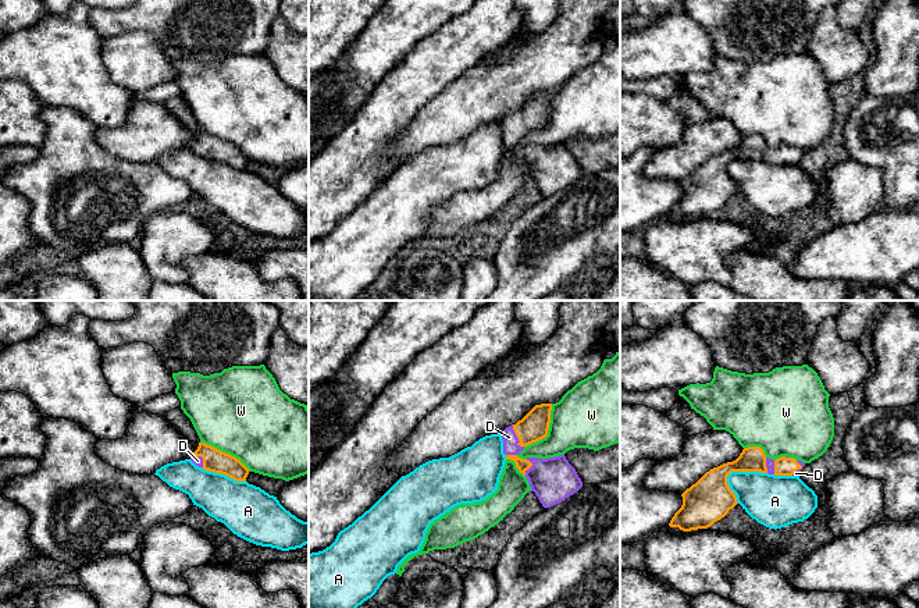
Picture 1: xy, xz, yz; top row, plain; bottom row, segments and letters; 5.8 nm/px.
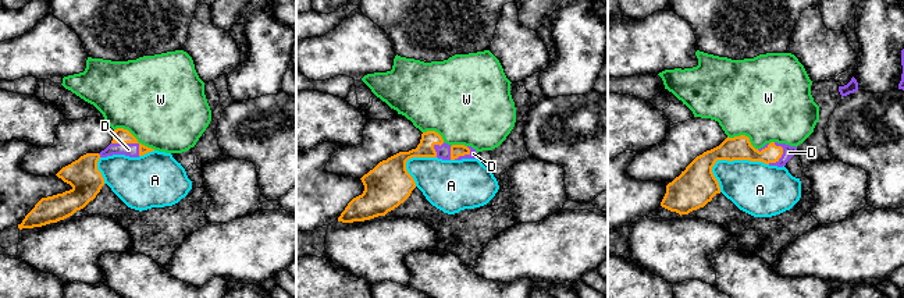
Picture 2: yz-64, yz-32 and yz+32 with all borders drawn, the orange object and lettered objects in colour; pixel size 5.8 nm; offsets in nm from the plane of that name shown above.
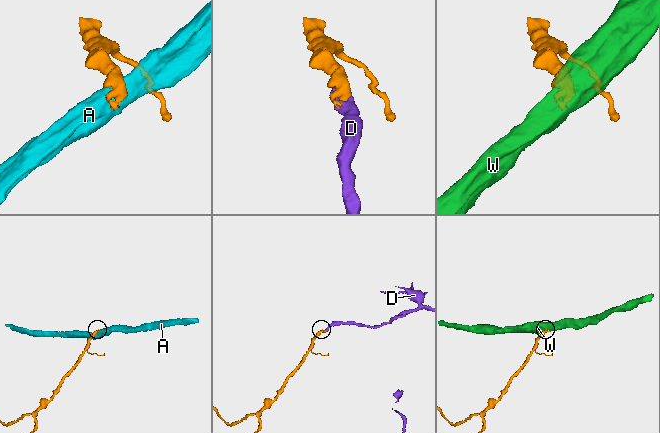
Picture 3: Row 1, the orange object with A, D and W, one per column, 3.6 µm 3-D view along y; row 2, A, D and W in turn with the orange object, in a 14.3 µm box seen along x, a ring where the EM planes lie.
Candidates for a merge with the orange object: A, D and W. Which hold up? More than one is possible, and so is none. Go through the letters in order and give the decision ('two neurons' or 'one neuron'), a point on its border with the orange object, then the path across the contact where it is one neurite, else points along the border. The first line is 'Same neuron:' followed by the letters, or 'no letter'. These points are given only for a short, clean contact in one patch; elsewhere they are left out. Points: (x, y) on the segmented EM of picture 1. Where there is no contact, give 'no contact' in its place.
Same neuron: D
A: two neurons | yz (734, 470)
D: one neuron | xz (517, 437)
W: two neurons | xz (548, 429) | along xz (552, 404), (548, 433), (524, 447)

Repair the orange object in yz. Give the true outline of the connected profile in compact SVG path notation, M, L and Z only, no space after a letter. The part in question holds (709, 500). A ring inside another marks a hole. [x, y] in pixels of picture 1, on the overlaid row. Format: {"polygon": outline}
{"polygon": "M761 447L744 448L740 456L706 472L695 484L687 488L681 508L669 526L683 531L708 529L724 518L738 502L727 484L731 472L761 472L774 476L799 476L804 462L781 456L769 459Z"}

